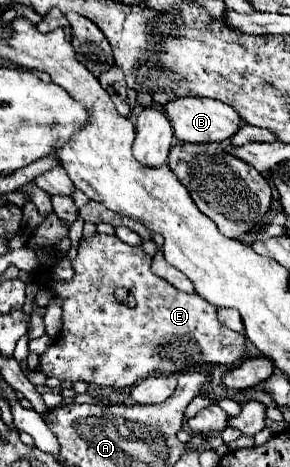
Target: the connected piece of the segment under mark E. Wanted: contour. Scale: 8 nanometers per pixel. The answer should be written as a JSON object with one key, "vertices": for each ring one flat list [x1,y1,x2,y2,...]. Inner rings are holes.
{"vertices":[[94,233,94,235,82,235,82,239,78,241,78,255,76,259,72,259,72,269,74,269,74,279,70,281,58,281,52,277,52,273,42,273,42,269,52,269,52,267,40,267,38,271,32,273,32,283,46,283,48,289,60,299,60,305,62,305,62,331,58,335,58,341,54,341,50,345,50,349,40,355,40,371,46,375,46,377,56,377,60,383,64,381,70,381,70,383,78,383,78,381,84,381,84,383,94,383,94,385,108,385,108,387,120,387,120,389,126,389,126,387,132,387,134,383,150,377,150,375,170,375,170,373,184,373,188,369,196,369,196,365,226,365,226,367,232,367,234,363,238,363,246,353,248,353,248,347,246,347,246,337,232,331,232,329,226,329,218,317,216,317,216,307,208,301,204,301,200,295,192,293,182,293,178,291,176,287,172,287,168,281,156,277,152,273,152,257,148,253,142,251,142,247,132,247,132,245,126,245,124,241,120,241,118,237,110,237,110,235,102,235,102,233],[116,287,126,287,134,299,136,299,136,307,134,309,128,309,124,303,118,303,116,297,114,297,114,291]]}

